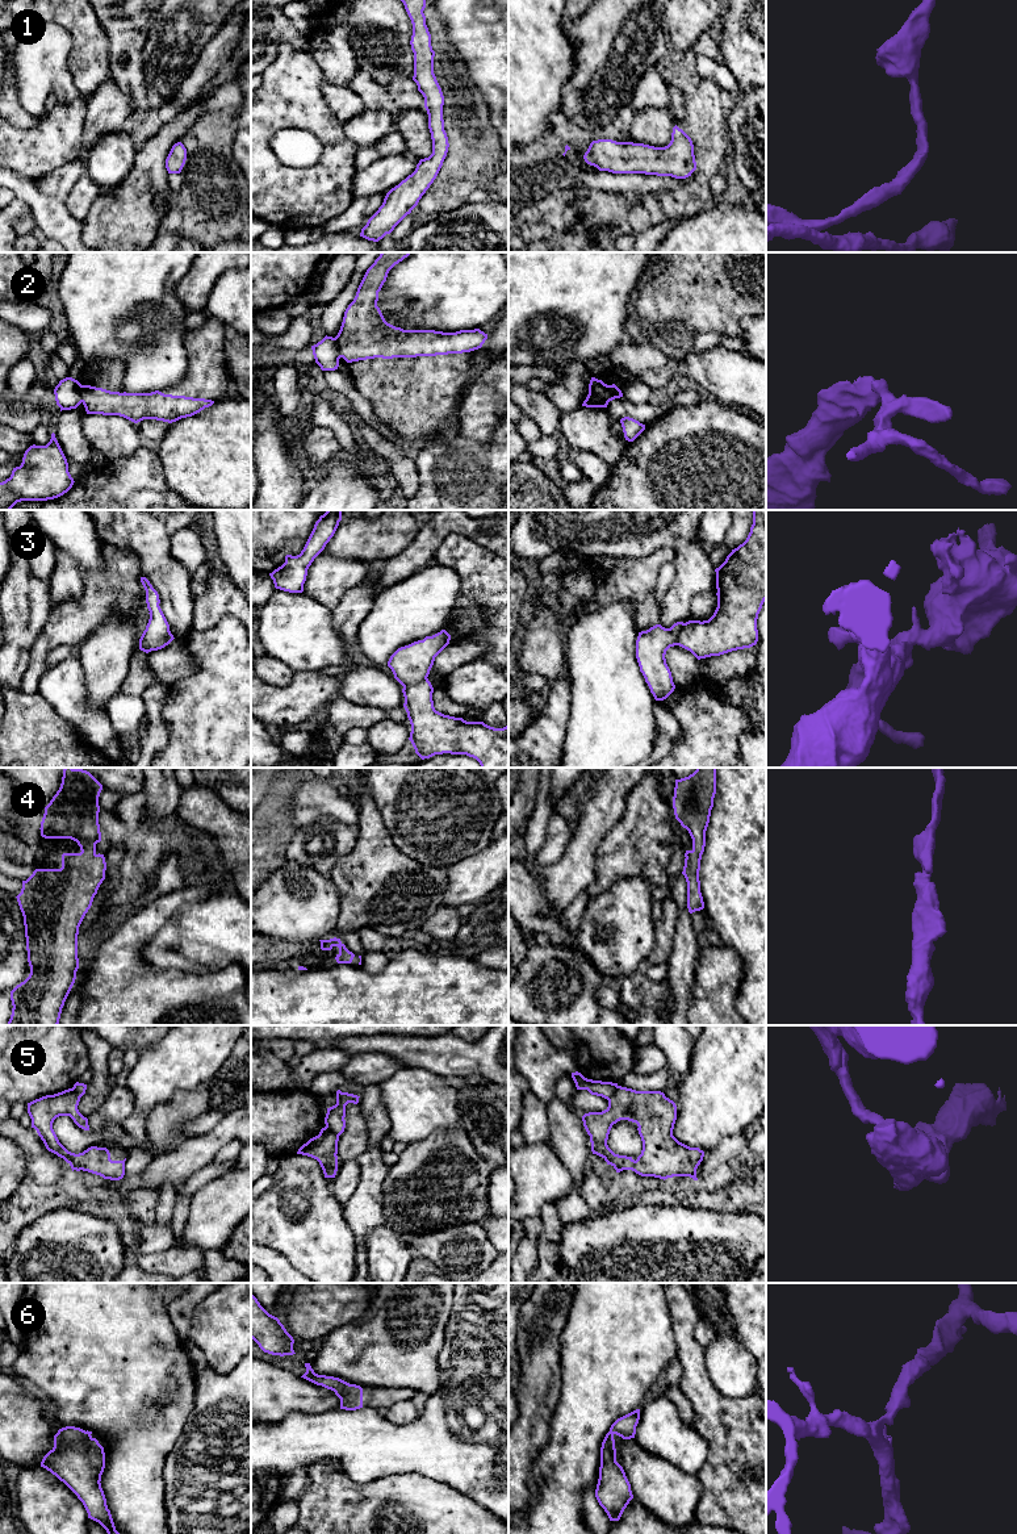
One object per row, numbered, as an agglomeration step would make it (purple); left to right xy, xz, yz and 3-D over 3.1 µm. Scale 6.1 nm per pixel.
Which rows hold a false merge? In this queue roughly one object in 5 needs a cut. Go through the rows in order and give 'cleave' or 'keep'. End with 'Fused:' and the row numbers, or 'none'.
1: keep
2: cleave
3: cleave
4: keep
5: cleave
6: keep
Fused: 2, 3, 5

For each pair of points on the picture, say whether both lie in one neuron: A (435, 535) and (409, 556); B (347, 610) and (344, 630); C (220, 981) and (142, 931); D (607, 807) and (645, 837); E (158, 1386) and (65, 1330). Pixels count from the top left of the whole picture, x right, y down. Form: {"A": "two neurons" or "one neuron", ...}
{"A": "one neuron", "B": "one neuron", "C": "one neuron", "D": "two neurons", "E": "one neuron"}

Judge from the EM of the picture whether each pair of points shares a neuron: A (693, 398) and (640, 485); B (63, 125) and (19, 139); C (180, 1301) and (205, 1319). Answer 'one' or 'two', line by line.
A: two
B: one
C: two

